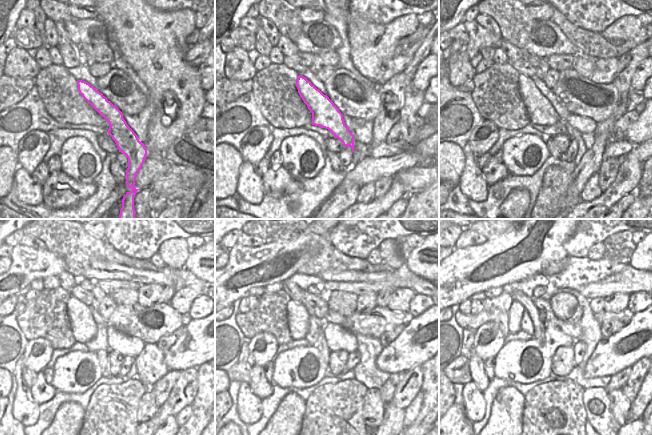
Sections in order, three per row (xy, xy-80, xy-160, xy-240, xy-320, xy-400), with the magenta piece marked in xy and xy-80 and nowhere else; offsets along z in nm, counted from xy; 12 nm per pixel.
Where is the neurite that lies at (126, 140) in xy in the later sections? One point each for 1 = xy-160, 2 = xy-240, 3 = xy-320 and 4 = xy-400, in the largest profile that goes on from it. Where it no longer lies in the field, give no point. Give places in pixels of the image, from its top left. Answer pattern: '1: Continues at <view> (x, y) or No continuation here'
1: Continues at xy-160 (541, 112)
2: Continues at xy-240 (84, 328)
3: Continues at xy-320 (298, 317)
4: Continues at xy-400 (517, 309)

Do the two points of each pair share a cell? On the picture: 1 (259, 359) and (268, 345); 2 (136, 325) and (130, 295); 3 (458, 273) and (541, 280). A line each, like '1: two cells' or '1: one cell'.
1: one cell
2: two cells
3: two cells

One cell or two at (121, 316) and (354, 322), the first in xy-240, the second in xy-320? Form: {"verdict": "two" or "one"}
{"verdict": "one"}

